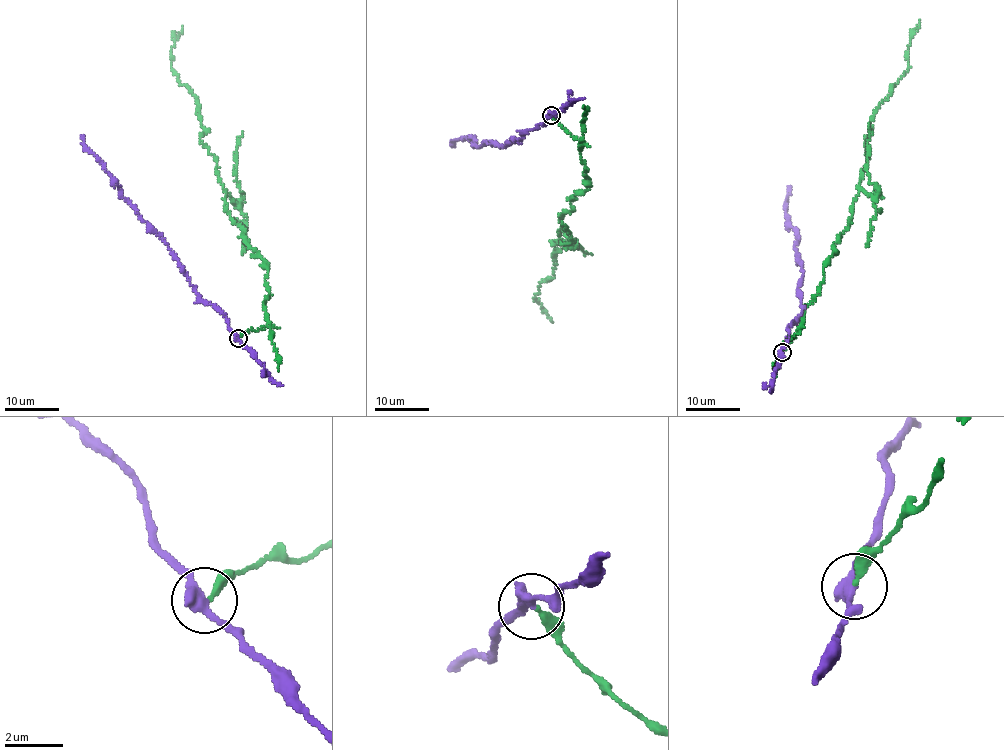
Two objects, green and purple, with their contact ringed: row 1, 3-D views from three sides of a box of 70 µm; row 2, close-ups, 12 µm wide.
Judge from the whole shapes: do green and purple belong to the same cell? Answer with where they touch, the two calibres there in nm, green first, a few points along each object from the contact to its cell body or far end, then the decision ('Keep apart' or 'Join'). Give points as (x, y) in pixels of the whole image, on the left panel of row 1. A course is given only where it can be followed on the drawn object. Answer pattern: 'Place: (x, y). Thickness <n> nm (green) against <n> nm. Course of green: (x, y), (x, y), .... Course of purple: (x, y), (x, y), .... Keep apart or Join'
Place: (238, 338). Thickness 240 nm (green) against 360 nm. Course of green: (239, 338), (270, 324), (267, 267), (225, 208), (216, 159), (200, 140), (200, 105), (171, 66), (183, 27). Course of purple: (237, 338), (229, 327), (226, 317), (195, 290), (167, 243), (121, 195), (109, 173), (85, 147), (82, 136). Keep apart

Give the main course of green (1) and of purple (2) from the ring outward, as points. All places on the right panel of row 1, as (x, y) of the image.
1: (782, 352), (819, 291), (838, 236), (850, 225), (873, 113), (908, 70), (907, 48), (920, 20)
2: (782, 352), (789, 326), (801, 310), (798, 290), (802, 270), (794, 248), (799, 238), (786, 213), (790, 187)

